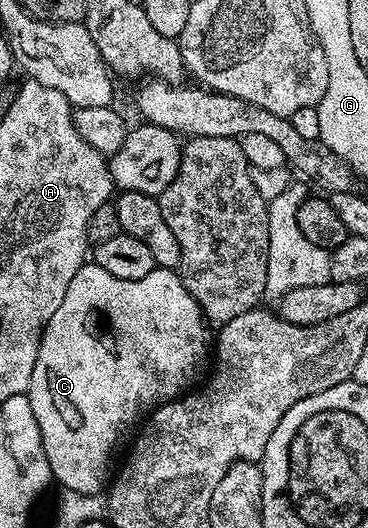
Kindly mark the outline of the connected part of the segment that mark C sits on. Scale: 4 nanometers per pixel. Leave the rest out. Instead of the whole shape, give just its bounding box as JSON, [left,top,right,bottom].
[26,263,210,495]

